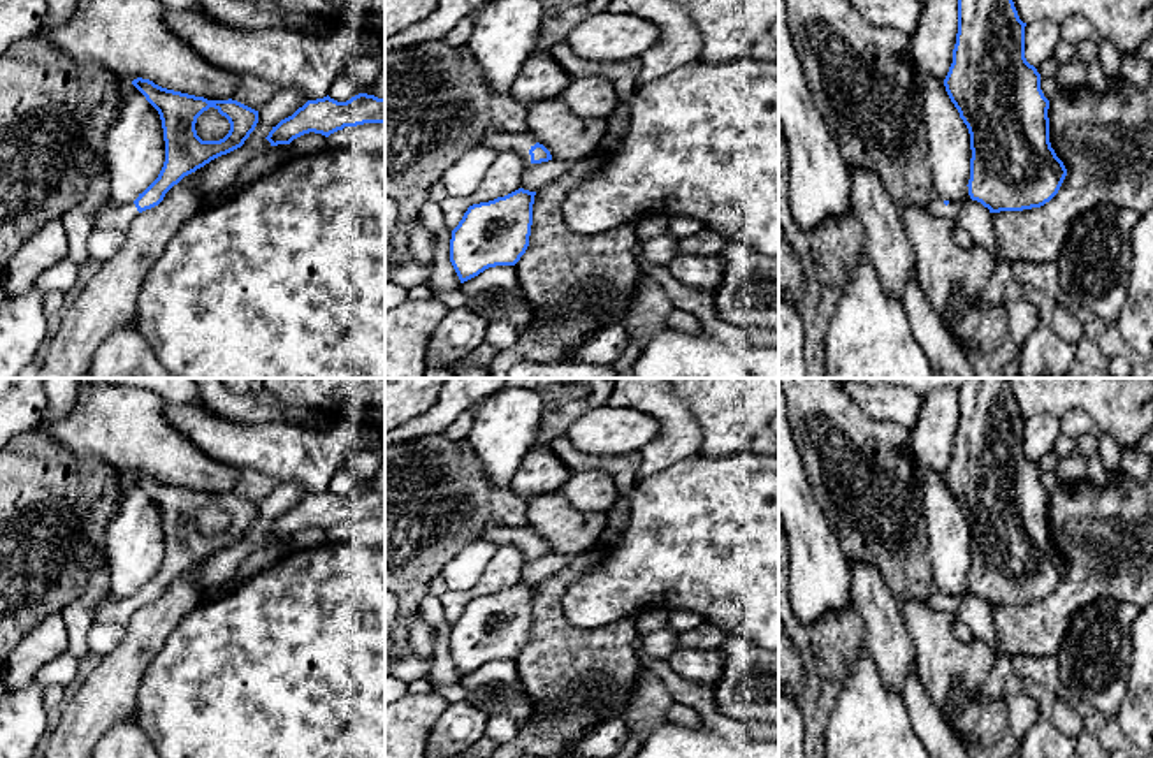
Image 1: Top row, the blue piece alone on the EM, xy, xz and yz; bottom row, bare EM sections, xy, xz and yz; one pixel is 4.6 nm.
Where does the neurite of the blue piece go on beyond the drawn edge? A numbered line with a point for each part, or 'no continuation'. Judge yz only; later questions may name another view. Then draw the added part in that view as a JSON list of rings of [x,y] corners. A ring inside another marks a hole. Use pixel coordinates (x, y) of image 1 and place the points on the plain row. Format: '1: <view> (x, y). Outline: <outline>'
1: yz (937, 600). Outline: [[[933,591],[930,596],[930,603],[935,610],[958,614],[958,600],[954,596],[944,598],[944,593]]]

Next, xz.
1: xz (496, 533). Outline: [[[490,522],[483,528],[482,540],[496,545],[517,545],[527,558],[531,558],[529,543],[536,538],[531,529],[506,528],[497,522]]]

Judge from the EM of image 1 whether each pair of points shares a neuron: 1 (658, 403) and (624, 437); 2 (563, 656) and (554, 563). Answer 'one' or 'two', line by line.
1: two
2: two

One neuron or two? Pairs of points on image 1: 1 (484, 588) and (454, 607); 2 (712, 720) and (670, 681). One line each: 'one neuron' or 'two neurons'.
1: one neuron
2: one neuron

